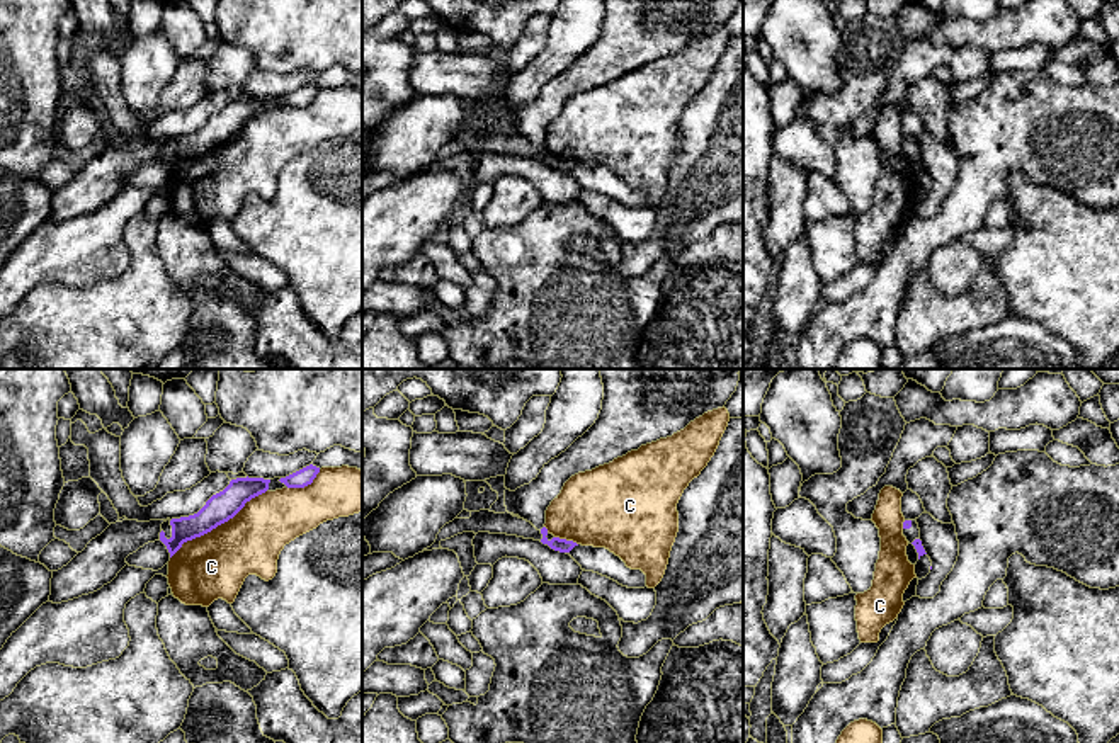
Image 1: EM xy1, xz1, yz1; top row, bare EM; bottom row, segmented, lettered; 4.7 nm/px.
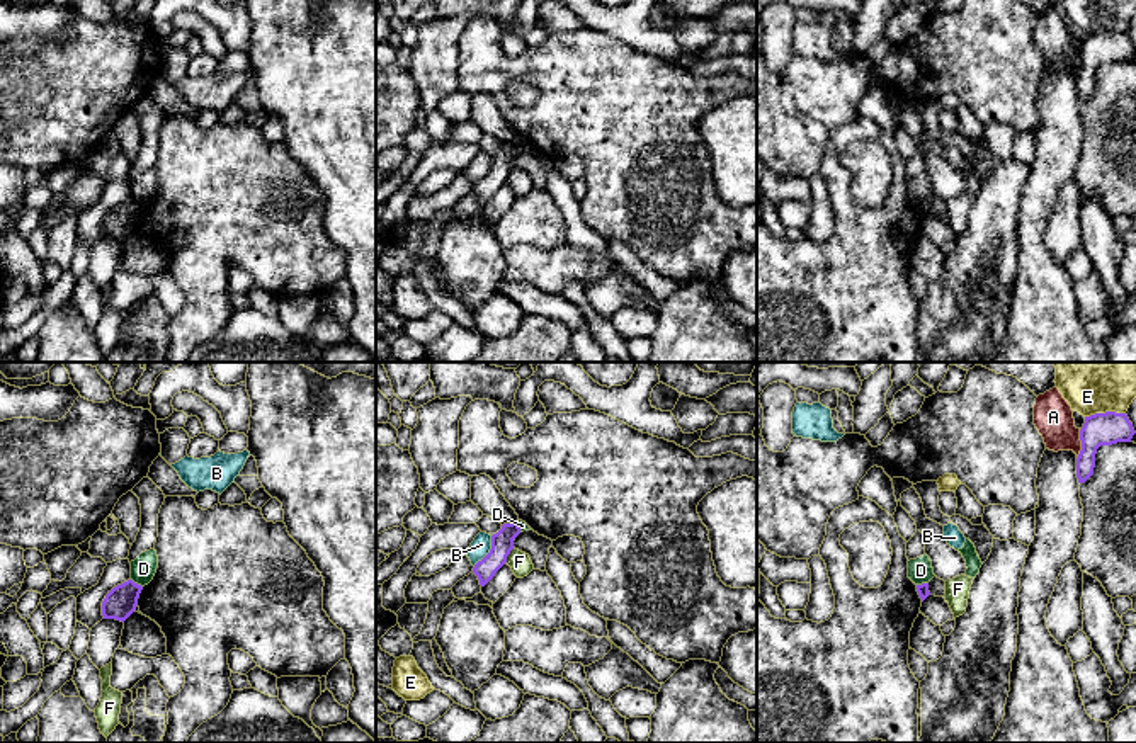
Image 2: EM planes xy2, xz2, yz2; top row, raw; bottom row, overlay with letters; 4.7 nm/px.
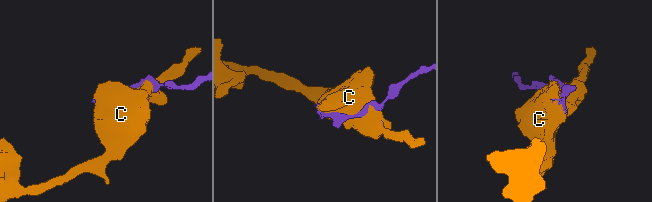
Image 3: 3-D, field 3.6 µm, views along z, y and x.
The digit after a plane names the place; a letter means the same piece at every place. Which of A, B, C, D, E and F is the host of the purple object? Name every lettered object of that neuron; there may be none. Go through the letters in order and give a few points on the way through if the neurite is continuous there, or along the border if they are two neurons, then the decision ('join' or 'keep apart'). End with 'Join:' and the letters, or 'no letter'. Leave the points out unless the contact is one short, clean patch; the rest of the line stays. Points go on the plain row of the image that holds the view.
A: border yz2 (1080, 50), (1080, 72), (1077, 77); keep apart
B: border xz2 (492, 155), (492, 165), (473, 184); keep apart
C: keep apart
D: border xy2 (131, 198), (142, 206); keep apart
E: keep apart
F: border xz2 (514, 167), (505, 181); keep apart
Join: no letter

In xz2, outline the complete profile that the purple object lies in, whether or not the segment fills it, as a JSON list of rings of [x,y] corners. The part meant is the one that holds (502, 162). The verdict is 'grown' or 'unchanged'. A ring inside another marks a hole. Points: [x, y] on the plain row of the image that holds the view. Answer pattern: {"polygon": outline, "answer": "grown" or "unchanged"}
{"polygon": [[[517,141],[503,143],[502,148],[491,155],[490,172],[474,184],[473,192],[480,204],[485,206],[495,192],[507,182],[507,175],[514,168],[514,158],[520,153]]], "answer": "unchanged"}

